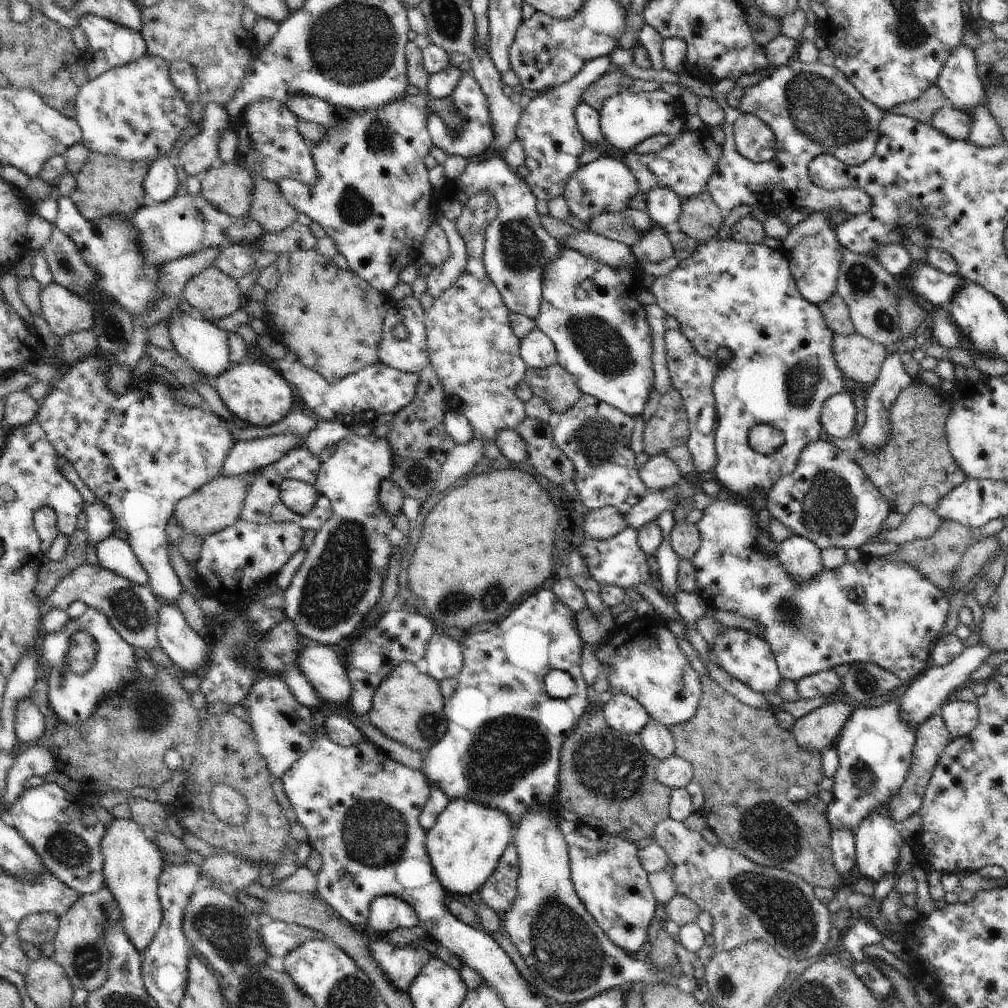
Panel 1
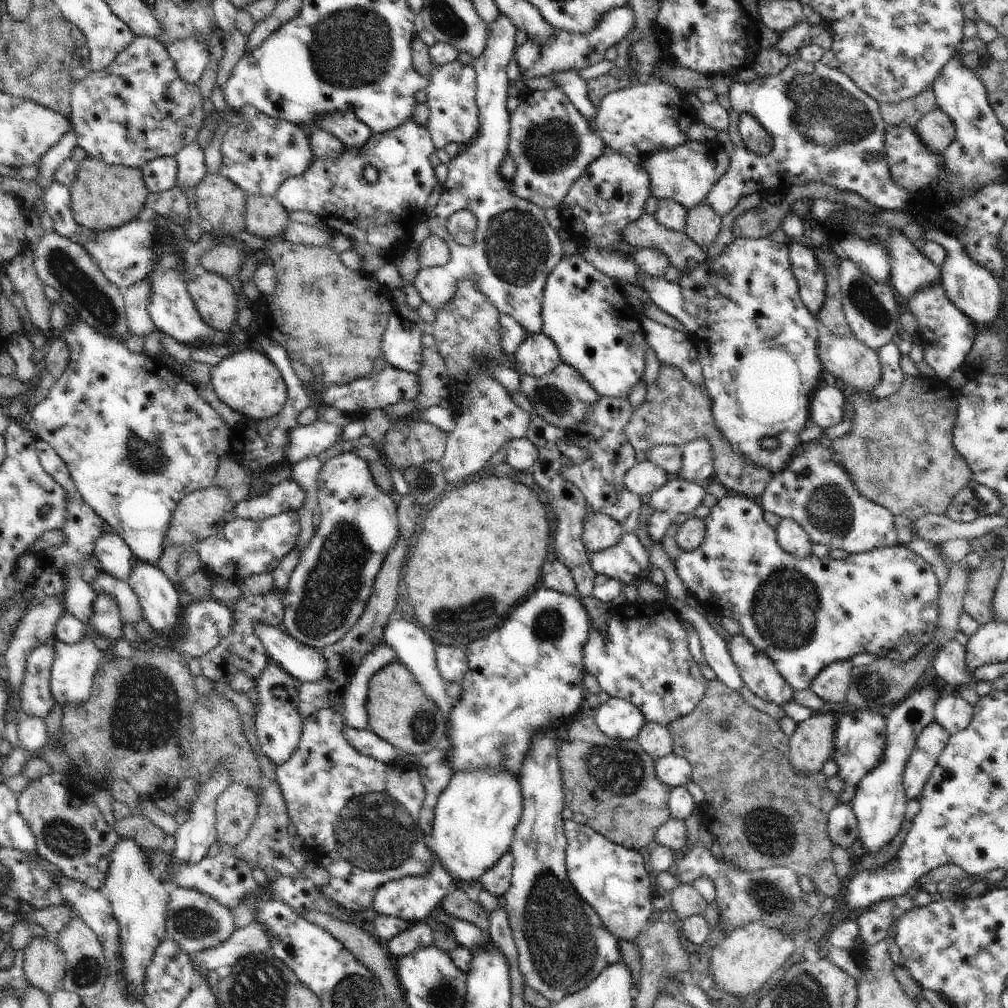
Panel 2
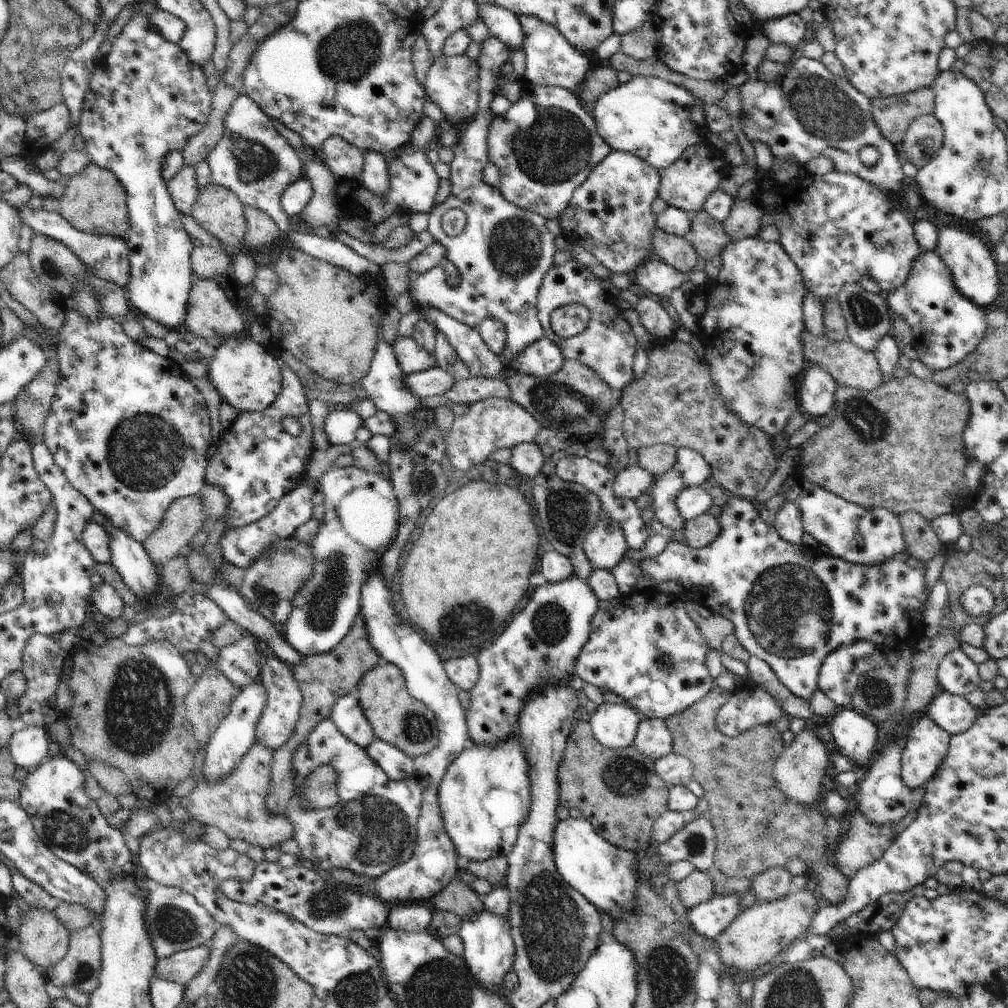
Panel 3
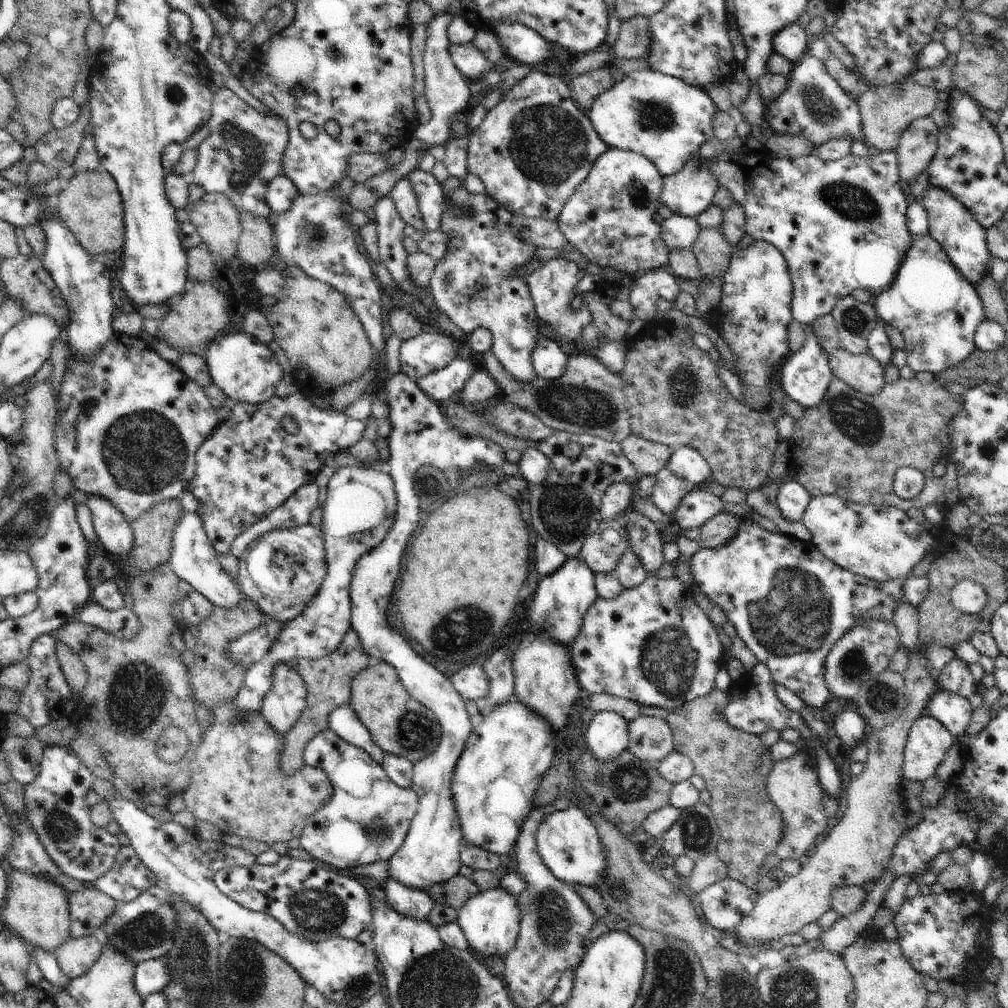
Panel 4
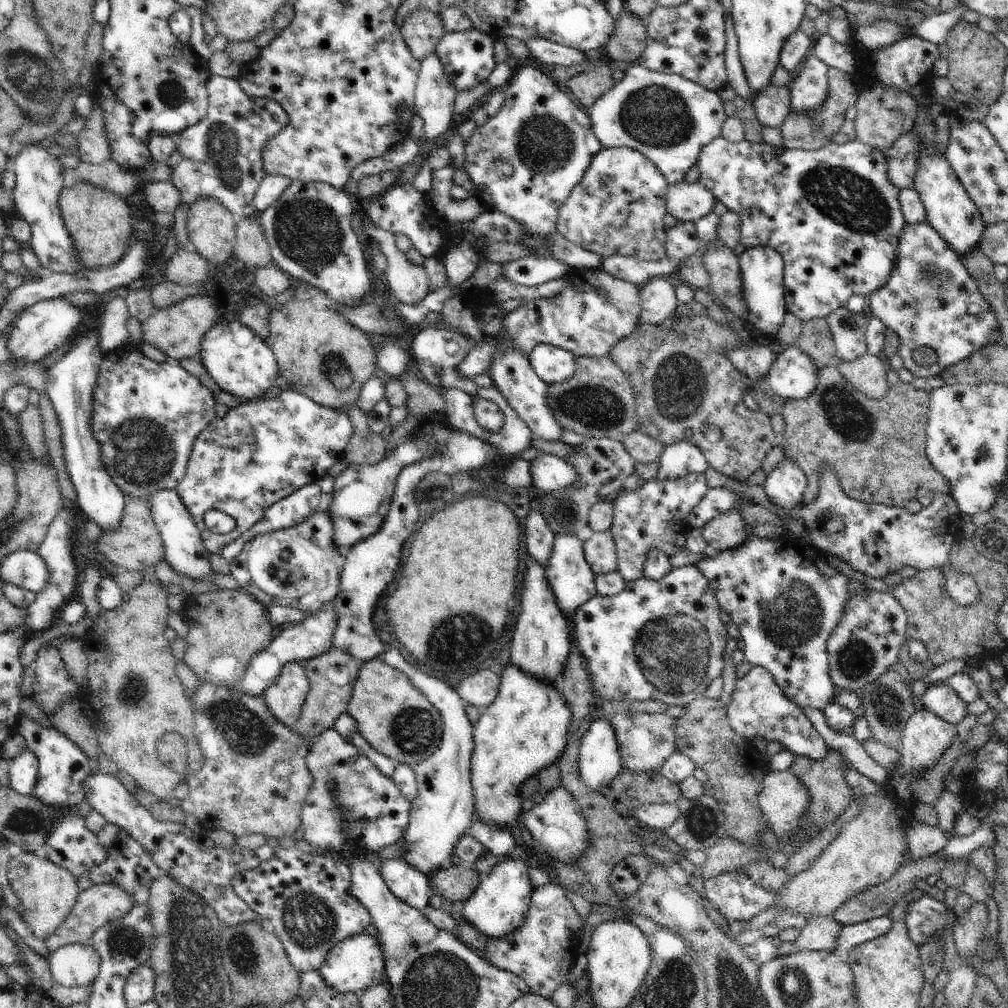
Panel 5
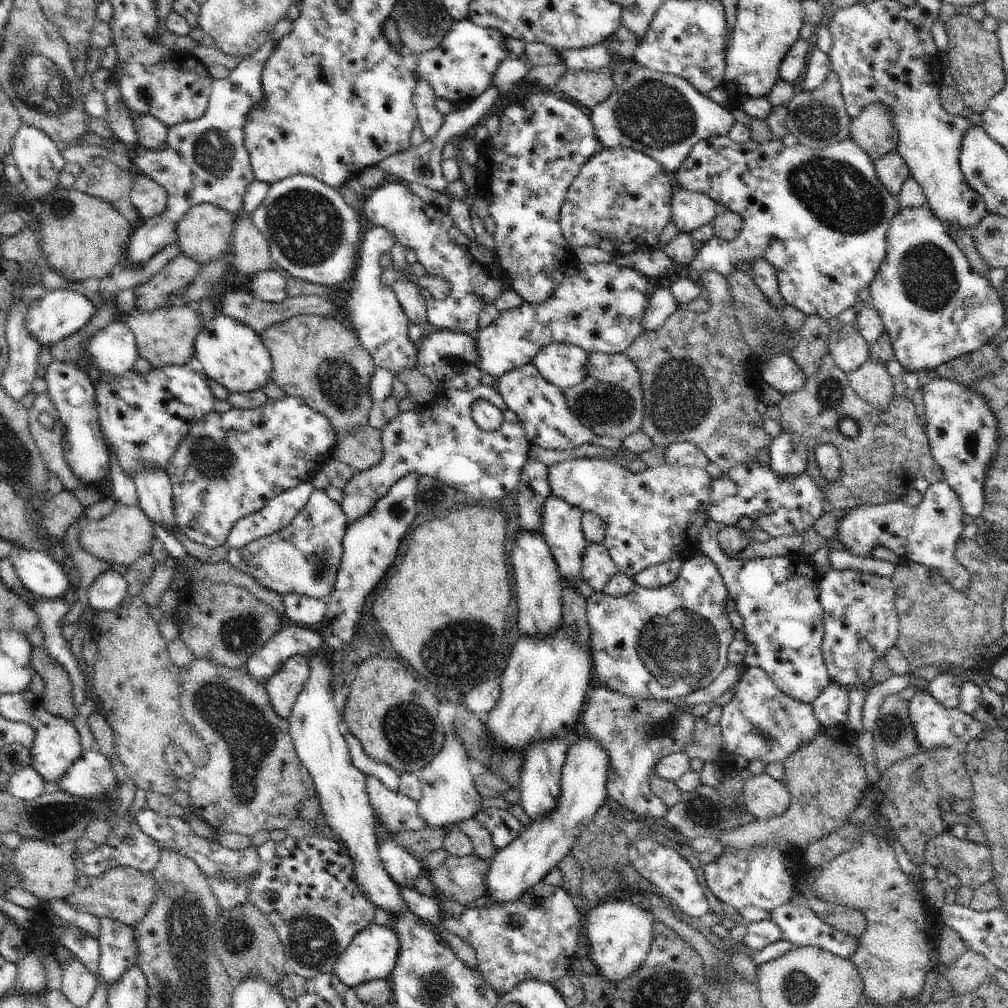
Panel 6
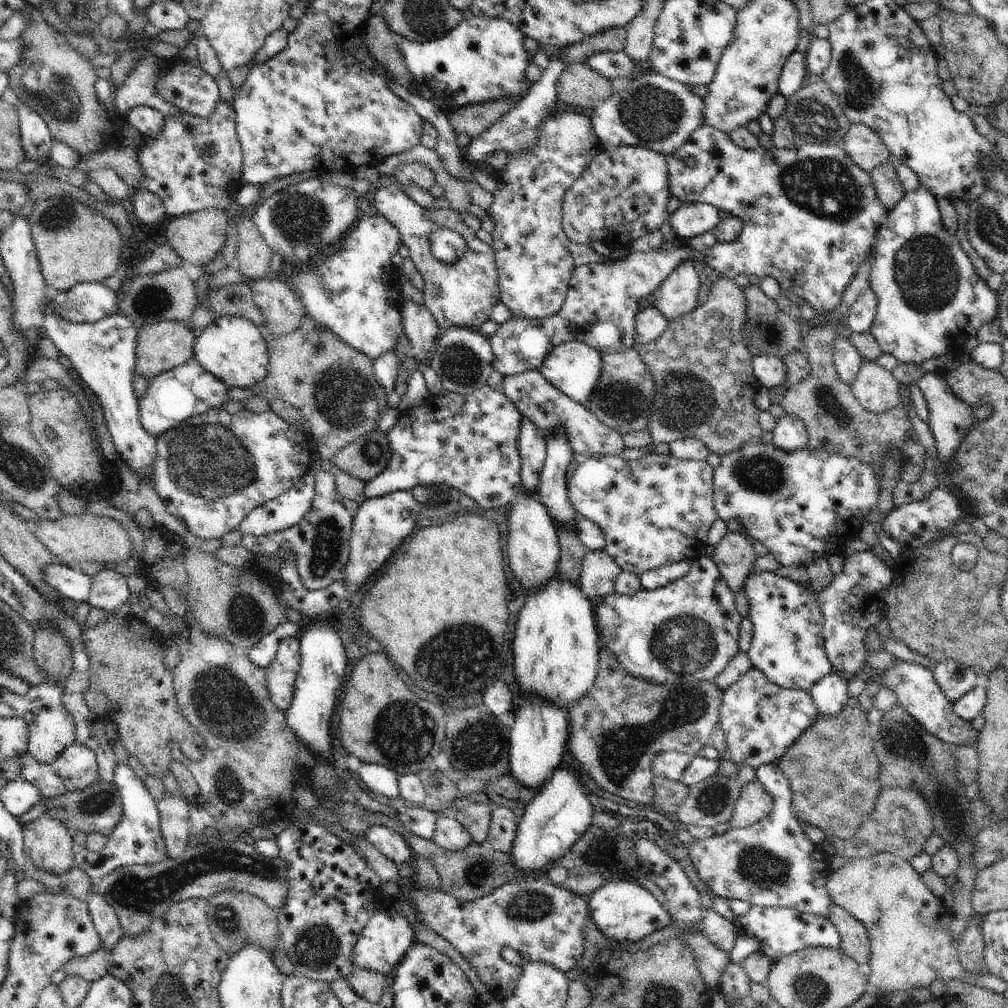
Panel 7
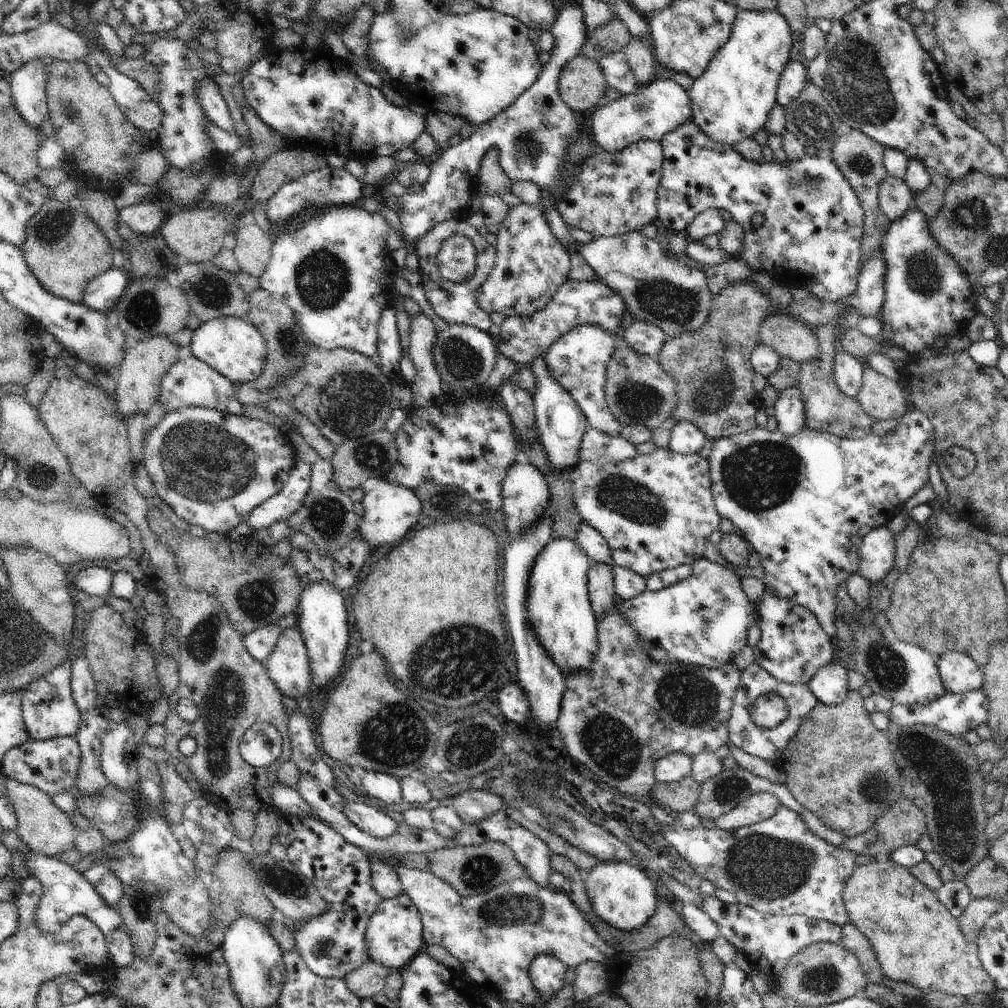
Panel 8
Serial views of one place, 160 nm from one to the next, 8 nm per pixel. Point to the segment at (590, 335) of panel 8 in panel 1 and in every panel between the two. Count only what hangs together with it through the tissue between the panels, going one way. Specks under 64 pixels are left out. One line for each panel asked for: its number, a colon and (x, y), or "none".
1: (538, 351)
2: (536, 356)
3: (543, 358)
4: (549, 361)
5: (552, 364)
6: (564, 365)
7: (574, 367)

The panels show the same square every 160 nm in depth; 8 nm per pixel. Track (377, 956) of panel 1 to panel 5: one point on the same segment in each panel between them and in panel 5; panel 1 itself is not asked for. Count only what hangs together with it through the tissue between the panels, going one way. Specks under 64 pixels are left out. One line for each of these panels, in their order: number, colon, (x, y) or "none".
2: (419, 936)
3: (412, 917)
4: (417, 904)
5: (411, 886)

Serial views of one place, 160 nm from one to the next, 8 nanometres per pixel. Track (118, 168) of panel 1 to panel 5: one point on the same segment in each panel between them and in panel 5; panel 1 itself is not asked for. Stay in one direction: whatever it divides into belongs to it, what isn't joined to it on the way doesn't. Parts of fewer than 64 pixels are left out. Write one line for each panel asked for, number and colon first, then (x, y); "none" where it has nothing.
2: (104, 196)
3: (95, 201)
4: (90, 205)
5: (100, 222)

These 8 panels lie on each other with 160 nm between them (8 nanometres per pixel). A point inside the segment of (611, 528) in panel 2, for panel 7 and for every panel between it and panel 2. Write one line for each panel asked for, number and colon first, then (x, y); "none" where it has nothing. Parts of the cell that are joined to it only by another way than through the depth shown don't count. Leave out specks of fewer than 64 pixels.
3: (605, 545)
4: (601, 551)
5: (600, 552)
6: (598, 568)
7: (599, 571)

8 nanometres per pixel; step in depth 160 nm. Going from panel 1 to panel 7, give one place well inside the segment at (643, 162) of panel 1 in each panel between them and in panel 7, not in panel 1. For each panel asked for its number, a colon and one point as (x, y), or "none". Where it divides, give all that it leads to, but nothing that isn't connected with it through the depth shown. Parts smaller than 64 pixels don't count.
2: (686, 174)
3: (686, 184)
4: (689, 192)
5: (686, 201)
6: (689, 209)
7: (689, 220)

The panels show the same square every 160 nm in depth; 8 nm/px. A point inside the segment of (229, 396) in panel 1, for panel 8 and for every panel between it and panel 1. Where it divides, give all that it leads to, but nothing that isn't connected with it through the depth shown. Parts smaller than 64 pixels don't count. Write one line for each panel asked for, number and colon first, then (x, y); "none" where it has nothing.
2: (249, 382)
3: (245, 375)
4: (246, 370)
5: (241, 363)
6: (231, 353)
7: (231, 348)
8: (233, 346)

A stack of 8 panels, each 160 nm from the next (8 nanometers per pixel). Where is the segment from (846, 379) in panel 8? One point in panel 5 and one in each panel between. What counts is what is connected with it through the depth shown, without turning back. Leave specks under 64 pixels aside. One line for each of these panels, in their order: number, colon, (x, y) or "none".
5: (848, 329)
6: (849, 350)
7: (847, 359)

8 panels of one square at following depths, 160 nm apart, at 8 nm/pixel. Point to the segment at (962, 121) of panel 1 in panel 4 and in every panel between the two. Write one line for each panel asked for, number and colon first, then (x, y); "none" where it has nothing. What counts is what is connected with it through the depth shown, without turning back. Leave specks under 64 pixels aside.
2: (937, 130)
3: (924, 137)
4: (918, 144)

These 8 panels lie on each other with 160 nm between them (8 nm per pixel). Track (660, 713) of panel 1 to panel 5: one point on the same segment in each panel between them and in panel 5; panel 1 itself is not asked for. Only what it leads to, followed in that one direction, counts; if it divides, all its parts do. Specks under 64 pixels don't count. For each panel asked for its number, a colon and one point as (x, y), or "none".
2: (644, 658)
3: (644, 647)
4: (652, 644)
5: (663, 640)

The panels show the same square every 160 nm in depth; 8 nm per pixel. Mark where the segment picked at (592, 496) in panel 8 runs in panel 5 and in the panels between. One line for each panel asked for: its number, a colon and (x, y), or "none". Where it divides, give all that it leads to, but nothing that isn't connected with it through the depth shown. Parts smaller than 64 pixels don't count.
5: (655, 516)
6: (653, 516)
7: (656, 510)

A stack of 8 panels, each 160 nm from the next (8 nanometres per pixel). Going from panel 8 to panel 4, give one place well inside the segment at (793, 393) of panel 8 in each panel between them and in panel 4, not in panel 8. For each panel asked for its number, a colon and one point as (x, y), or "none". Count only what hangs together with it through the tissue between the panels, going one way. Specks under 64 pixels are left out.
4: (792, 499)
5: (785, 485)
6: (788, 453)
7: (790, 434)

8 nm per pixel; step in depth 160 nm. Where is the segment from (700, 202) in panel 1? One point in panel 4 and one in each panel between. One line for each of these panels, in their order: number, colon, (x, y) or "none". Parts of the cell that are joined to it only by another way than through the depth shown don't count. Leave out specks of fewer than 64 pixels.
2: (702, 224)
3: (707, 235)
4: (713, 252)

